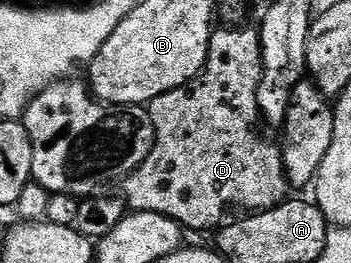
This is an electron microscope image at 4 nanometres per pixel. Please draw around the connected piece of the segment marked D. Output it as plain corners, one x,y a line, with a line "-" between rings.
224,26
210,33
210,49
201,75
178,89
160,94
148,104
154,127
154,145
144,162
121,181
124,200
135,212
164,214
183,229
217,229
227,219
229,208
246,208
247,213
262,212
287,199
288,185
282,149
258,133
260,113
256,90
262,73
262,38
257,27

